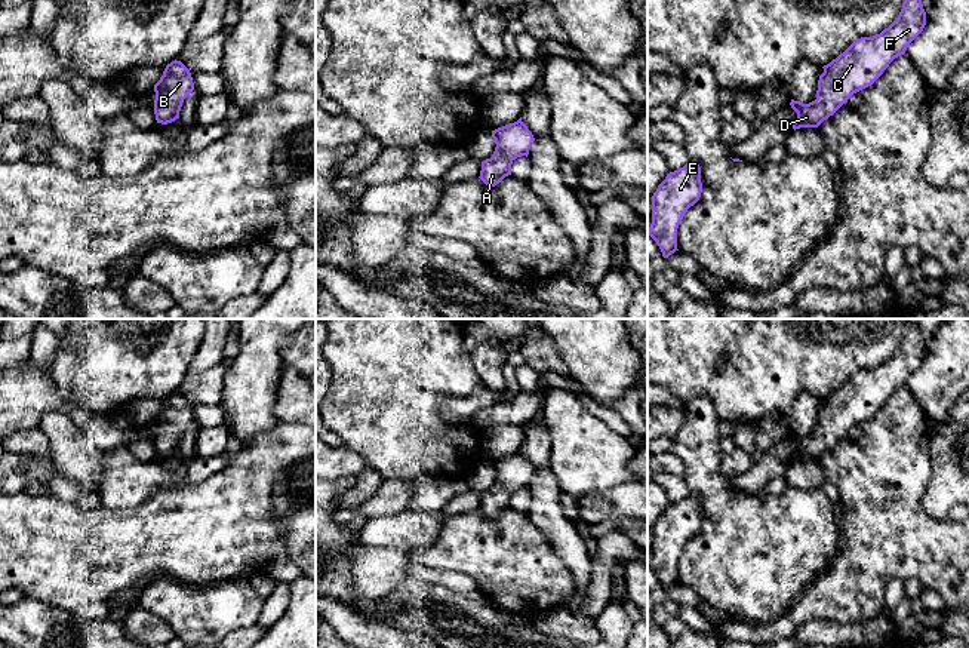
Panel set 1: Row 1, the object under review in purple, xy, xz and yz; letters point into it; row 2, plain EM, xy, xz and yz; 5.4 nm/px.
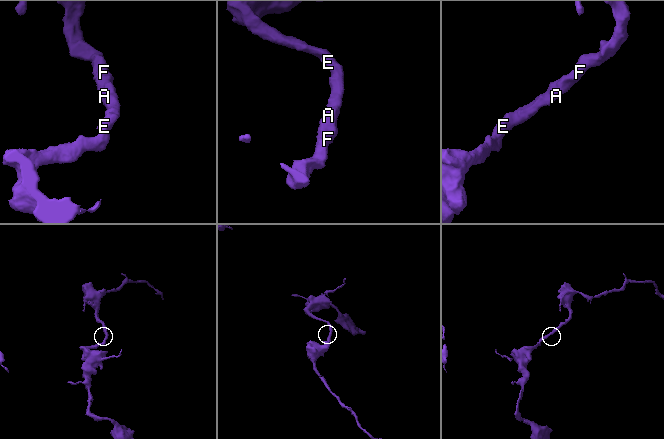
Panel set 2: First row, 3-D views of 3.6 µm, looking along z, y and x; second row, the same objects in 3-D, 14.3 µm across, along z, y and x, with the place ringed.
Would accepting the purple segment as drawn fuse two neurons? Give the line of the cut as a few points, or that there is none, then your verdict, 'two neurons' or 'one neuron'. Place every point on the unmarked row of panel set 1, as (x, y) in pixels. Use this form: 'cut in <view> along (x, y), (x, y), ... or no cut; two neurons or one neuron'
no cut; one neuron

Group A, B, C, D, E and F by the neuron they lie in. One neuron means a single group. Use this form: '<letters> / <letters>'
A B C D E F

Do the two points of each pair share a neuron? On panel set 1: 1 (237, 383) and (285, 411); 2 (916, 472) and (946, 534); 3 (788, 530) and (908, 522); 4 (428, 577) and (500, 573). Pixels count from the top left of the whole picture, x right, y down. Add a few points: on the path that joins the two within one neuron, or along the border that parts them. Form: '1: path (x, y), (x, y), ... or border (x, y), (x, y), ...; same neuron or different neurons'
1: border (282, 371), (274, 408), (279, 421); different neurons
2: path (910, 491), (910, 512), (926, 528); same neuron
3: border (840, 530), (840, 550), (831, 564); different neurons
4: border (414, 555), (433, 568), (452, 573); different neurons

